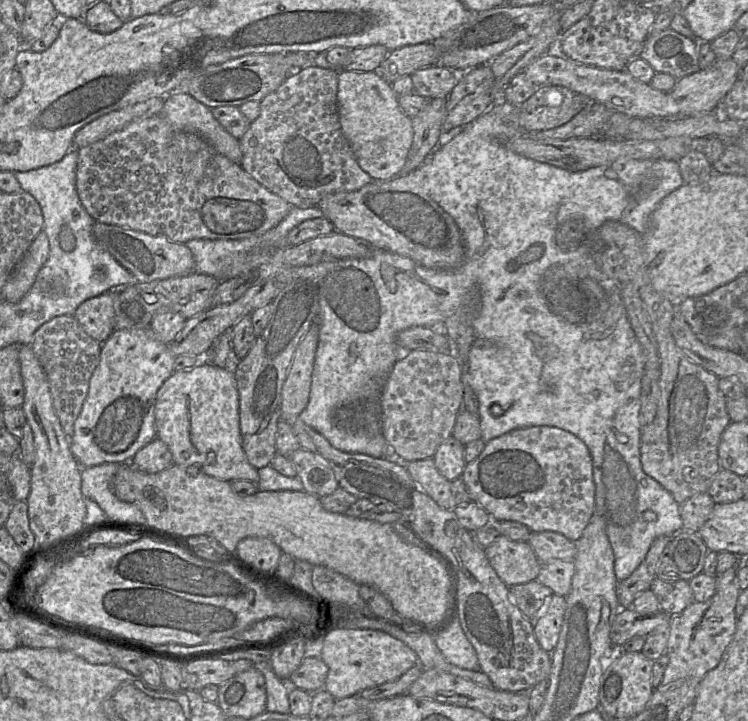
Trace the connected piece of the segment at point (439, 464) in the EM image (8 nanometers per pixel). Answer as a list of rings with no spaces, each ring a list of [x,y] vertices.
[[[453,436],[445,440],[432,457],[439,472],[449,481],[461,477],[466,465],[465,445]]]

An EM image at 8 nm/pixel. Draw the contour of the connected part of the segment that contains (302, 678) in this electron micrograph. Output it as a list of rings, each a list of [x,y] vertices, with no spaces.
[[[307,655],[287,683],[290,687],[315,693],[324,688],[327,674],[328,666],[318,655]]]

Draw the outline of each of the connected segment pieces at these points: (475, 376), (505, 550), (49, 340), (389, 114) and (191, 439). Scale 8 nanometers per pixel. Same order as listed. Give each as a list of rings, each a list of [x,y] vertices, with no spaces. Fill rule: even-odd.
[[[506,101],[496,102],[483,114],[463,126],[449,142],[438,144],[420,166],[423,174],[424,189],[454,219],[460,229],[465,253],[462,262],[455,268],[428,268],[418,264],[411,258],[377,248],[372,248],[371,255],[366,258],[337,259],[307,266],[273,265],[272,256],[280,249],[281,240],[292,229],[305,221],[324,217],[322,210],[318,207],[307,209],[292,207],[285,218],[262,235],[243,239],[192,239],[186,242],[185,245],[191,250],[194,257],[194,273],[212,276],[219,282],[231,279],[251,279],[252,285],[256,285],[259,281],[274,280],[281,290],[290,283],[301,279],[310,280],[317,285],[319,289],[319,316],[317,320],[319,323],[319,340],[312,372],[309,401],[299,417],[305,424],[323,435],[333,447],[341,451],[367,454],[378,458],[390,458],[394,462],[405,466],[408,466],[410,461],[396,456],[382,433],[380,413],[380,395],[382,389],[395,363],[404,352],[397,344],[397,336],[401,331],[413,326],[425,326],[442,330],[446,319],[458,311],[464,305],[468,295],[477,289],[481,305],[472,319],[475,339],[469,351],[467,368],[469,384],[478,399],[481,438],[483,441],[488,442],[513,429],[546,425],[568,431],[585,443],[592,458],[593,480],[595,483],[594,514],[601,516],[606,522],[606,533],[615,556],[614,572],[618,582],[621,582],[628,578],[643,562],[654,539],[659,536],[672,537],[683,529],[683,522],[680,514],[680,505],[675,501],[672,494],[655,479],[647,475],[642,468],[640,452],[642,427],[639,415],[641,408],[641,380],[644,374],[646,356],[630,325],[617,283],[602,273],[590,255],[590,238],[604,223],[609,221],[626,224],[641,235],[645,234],[649,227],[650,217],[660,202],[670,193],[683,186],[684,181],[680,173],[679,162],[666,159],[621,159],[609,165],[571,172],[548,163],[526,158],[512,151],[508,147],[508,141],[521,133],[522,131],[517,128],[517,107],[510,105]],[[515,260],[521,260],[521,262],[514,270],[508,269],[508,264]],[[556,265],[563,266],[571,275],[577,275],[579,278],[592,278],[603,287],[607,297],[607,308],[599,319],[588,323],[574,324],[563,320],[550,311],[541,294],[541,283],[544,274],[552,266]]]
[[[499,535],[484,551],[490,565],[508,587],[537,580],[542,562],[528,542],[511,541]]]
[[[61,315],[42,324],[35,331],[30,346],[47,376],[53,408],[61,427],[66,435],[72,435],[91,375],[100,359],[101,343],[90,337],[74,316]]]
[[[338,71],[337,111],[341,130],[359,166],[375,181],[397,176],[413,140],[411,118],[401,110],[391,85],[376,71]]]
[[[200,360],[188,370],[173,372],[157,391],[155,399],[156,437],[169,448],[173,464],[198,466],[205,474],[220,480],[248,480],[258,483],[258,469],[247,460],[239,424],[239,393],[234,371]]]

